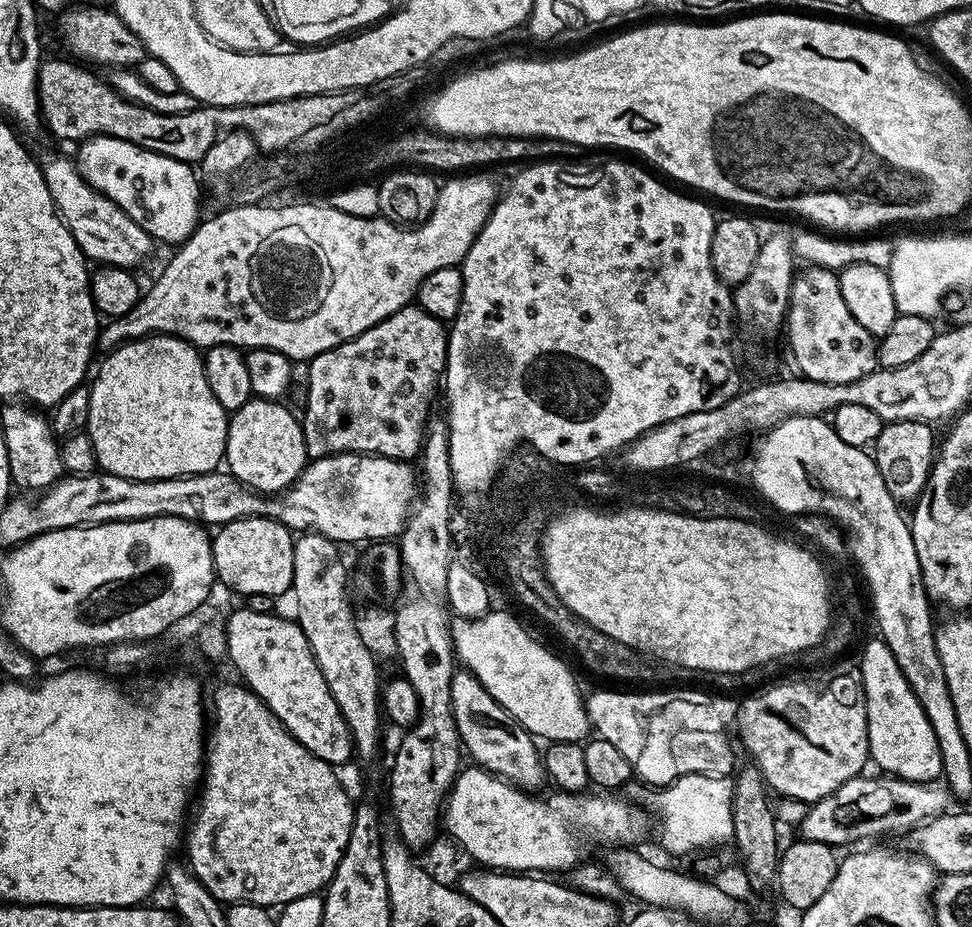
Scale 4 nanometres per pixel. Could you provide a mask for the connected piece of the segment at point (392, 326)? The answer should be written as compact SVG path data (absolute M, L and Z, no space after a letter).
M409 306L398 310L394 314L390 314L382 322L370 326L370 330L366 330L362 334L358 334L354 338L350 338L346 342L342 342L338 346L334 346L330 350L326 350L322 354L315 356L312 360L307 361L308 381L306 381L306 387L308 389L308 398L302 405L302 411L304 411L304 416L302 412L302 423L304 425L304 441L306 442L306 450L308 451L309 457L312 460L317 460L323 456L333 456L339 452L366 452L393 458L419 457L424 447L424 437L430 419L428 407L431 406L436 392L438 396L438 385L441 383L444 374L444 363L447 360L448 332L446 331L445 325L438 318L426 314L419 306Z

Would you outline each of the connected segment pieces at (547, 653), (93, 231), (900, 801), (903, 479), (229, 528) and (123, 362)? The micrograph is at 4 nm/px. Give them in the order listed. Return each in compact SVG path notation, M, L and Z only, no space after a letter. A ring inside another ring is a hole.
M489 610L475 619L453 619L450 624L452 634L452 651L455 659L460 660L465 669L482 682L482 686L504 709L516 719L520 725L532 733L533 737L544 742L558 740L583 741L589 735L588 710L585 697L580 696L576 689L576 676L568 669L564 660L559 660L550 649L538 641L532 640L532 636L511 616L508 612L495 612Z
M48 156L39 161L40 173L48 183L50 198L54 202L57 212L64 225L70 230L74 242L78 242L80 253L89 261L110 268L135 269L135 264L140 264L152 252L154 241L152 237L132 221L110 198L101 192L96 192L82 178L76 168L75 159L64 156Z
M887 774L879 778L881 780L847 780L826 798L815 801L805 820L798 825L799 835L806 840L841 846L855 840L868 840L871 836L888 836L891 832L911 833L935 816L945 815L953 807L952 793L939 783L916 784Z
M890 420L878 434L876 443L871 445L870 455L878 466L878 474L882 474L886 490L890 490L898 502L915 502L926 486L934 463L934 451L938 446L938 440L932 437L932 428L931 423L923 420Z
M247 516L244 520L235 520L223 525L220 532L211 537L212 561L216 567L217 581L244 596L250 594L268 594L280 598L284 592L287 593L292 586L292 575L294 574L294 543L293 533L284 524L276 520L270 520L267 516Z
M146 336L143 340L129 340L127 344L120 345L119 348L111 349L108 356L100 364L100 369L96 372L96 381L90 384L92 393L90 394L90 418L88 419L87 434L90 442L94 446L97 465L103 471L130 478L131 480L172 480L175 476L197 476L203 472L214 472L221 467L224 460L224 447L228 437L229 413L210 394L210 382L206 382L204 373L204 362L201 353L187 340L179 340L177 336Z

